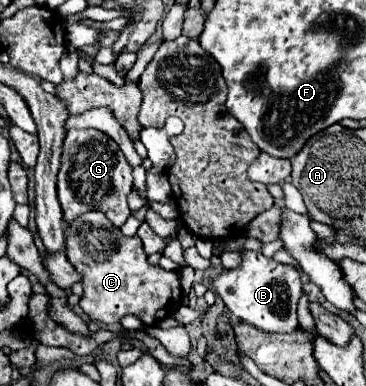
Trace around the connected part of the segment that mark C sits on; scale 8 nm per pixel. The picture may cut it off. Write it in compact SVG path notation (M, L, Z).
M92 210L74 218L66 226L64 236L66 256L70 264L84 276L84 296L80 300L80 308L90 316L90 320L114 324L120 322L122 316L134 314L144 324L152 326L166 316L172 316L182 304L180 276L166 272L160 266L150 266L142 240L138 236L124 236L104 212Z

